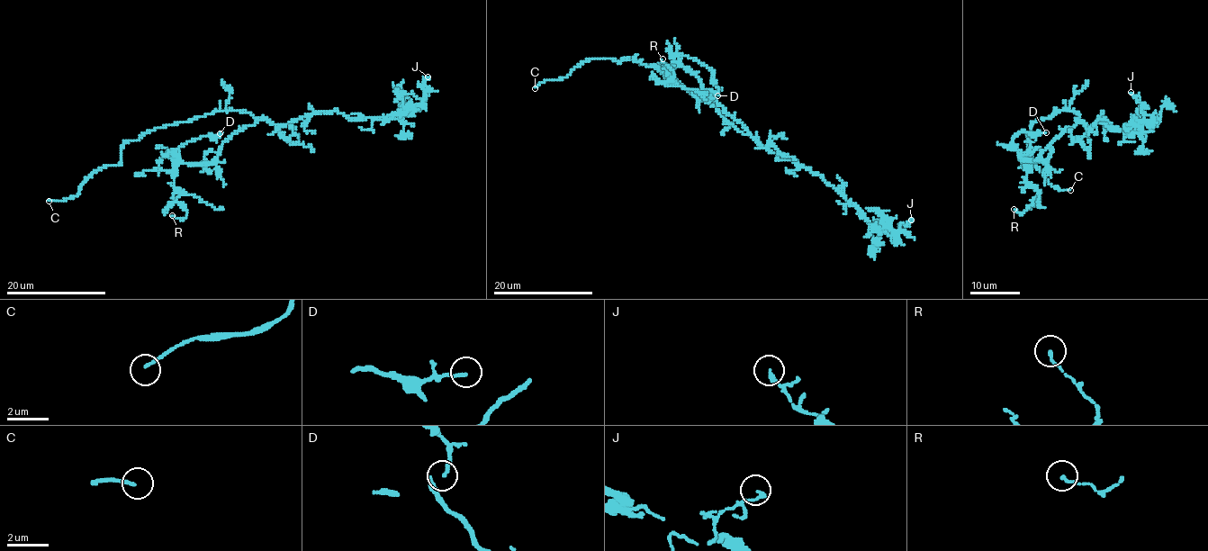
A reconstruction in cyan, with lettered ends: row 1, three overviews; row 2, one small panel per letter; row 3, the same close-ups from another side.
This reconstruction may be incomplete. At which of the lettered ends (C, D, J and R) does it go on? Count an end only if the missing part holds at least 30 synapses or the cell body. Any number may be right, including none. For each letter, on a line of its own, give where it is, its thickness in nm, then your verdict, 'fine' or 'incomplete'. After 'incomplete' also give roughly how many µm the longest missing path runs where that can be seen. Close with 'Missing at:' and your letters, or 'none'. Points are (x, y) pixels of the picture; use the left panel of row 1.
C: place (49, 201); calibre 130 nm; incomplete; missing 9 µm
D: place (220, 133); calibre 140 nm; fine
J: place (428, 76); calibre 180 nm; fine
R: place (172, 215); calibre 130 nm; fine
Missing at: C

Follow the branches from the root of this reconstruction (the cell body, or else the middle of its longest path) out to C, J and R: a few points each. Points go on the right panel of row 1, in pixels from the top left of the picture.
C: (1073, 112), (1061, 110), (1052, 117), (1034, 121), (1028, 134), (1029, 157), (1034, 167), (1053, 187), (1070, 190)
J: (1073, 112), (1086, 130), (1098, 119), (1105, 121), (1112, 129), (1138, 132), (1143, 121), (1143, 104), (1131, 92)
R: (1073, 112), (1078, 121), (1057, 137), (1038, 161), (1022, 158), (1026, 179), (1039, 193), (1022, 213), (1014, 209)

